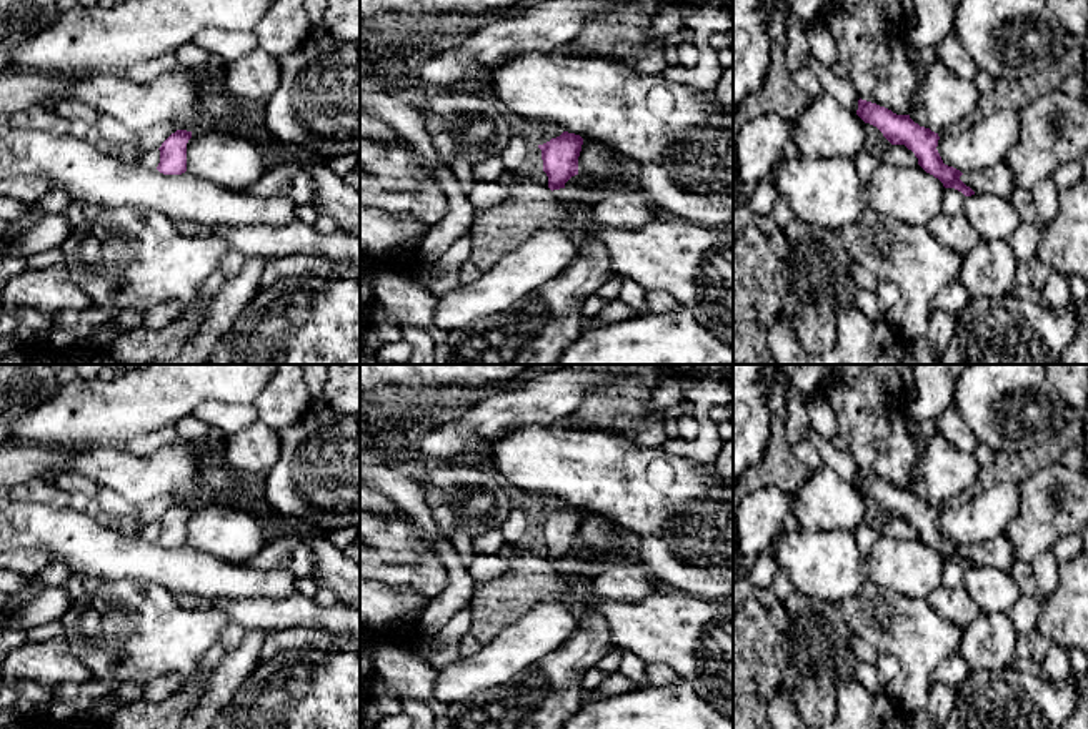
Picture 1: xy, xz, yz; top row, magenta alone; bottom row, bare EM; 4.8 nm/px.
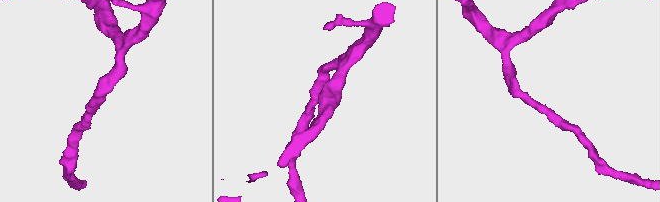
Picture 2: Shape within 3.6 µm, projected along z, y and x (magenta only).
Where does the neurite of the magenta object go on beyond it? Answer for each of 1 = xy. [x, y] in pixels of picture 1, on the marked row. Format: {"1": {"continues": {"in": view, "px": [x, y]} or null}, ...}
{"1": {"continues": null}}

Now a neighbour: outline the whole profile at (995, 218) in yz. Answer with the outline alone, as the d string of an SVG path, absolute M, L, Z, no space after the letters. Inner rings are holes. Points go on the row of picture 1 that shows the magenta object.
M998 195L965 196L963 213L985 241L1006 241L1021 223L1011 200Z

